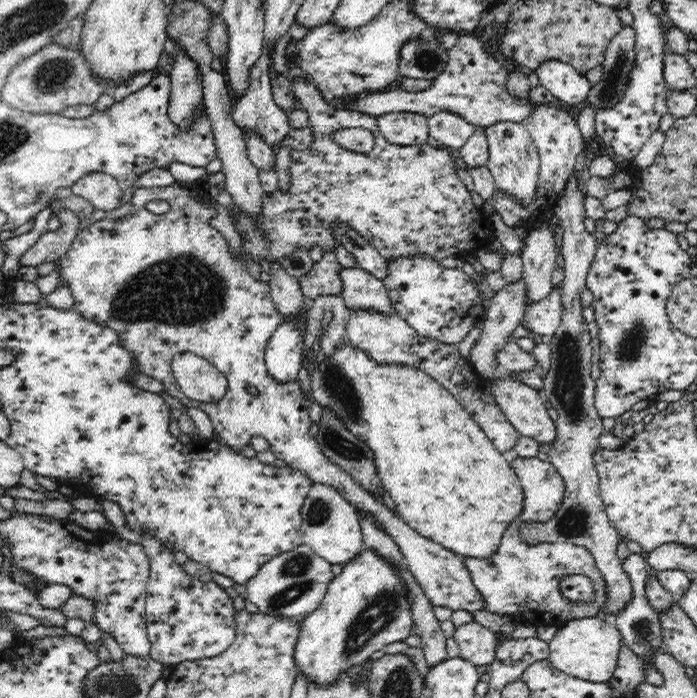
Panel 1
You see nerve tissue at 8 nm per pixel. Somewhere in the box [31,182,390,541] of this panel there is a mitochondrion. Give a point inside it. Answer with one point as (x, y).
(181, 290)

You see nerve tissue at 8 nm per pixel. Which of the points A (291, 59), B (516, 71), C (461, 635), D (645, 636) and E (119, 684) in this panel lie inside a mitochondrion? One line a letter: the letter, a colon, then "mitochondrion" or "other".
A: other
B: other
C: other
D: mitochondrion
E: mitochondrion

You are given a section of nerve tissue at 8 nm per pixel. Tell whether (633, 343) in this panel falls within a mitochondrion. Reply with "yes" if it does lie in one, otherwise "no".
yes

